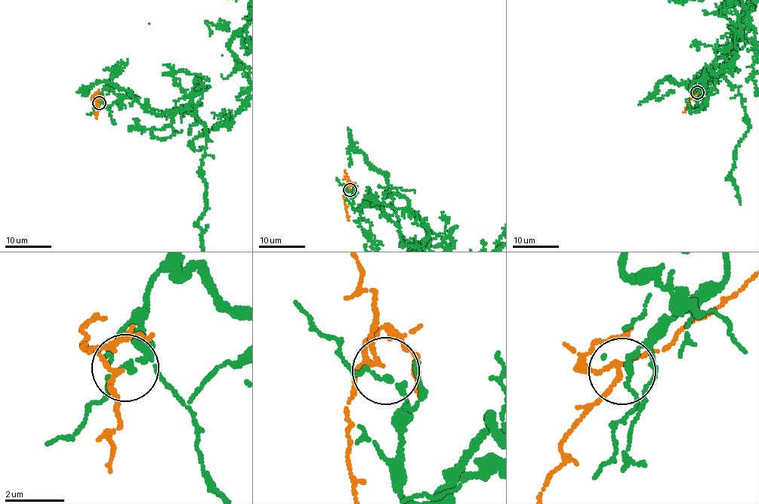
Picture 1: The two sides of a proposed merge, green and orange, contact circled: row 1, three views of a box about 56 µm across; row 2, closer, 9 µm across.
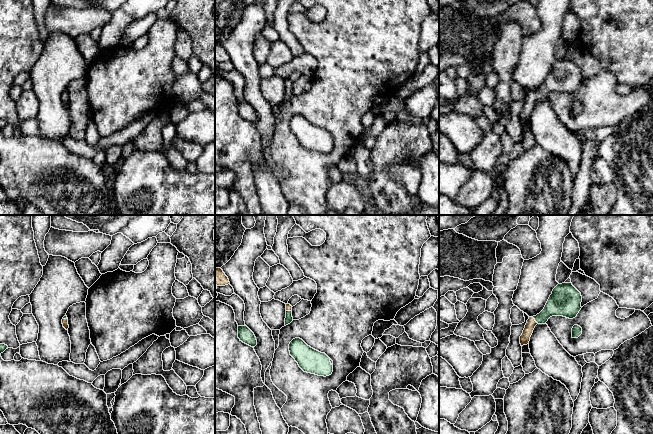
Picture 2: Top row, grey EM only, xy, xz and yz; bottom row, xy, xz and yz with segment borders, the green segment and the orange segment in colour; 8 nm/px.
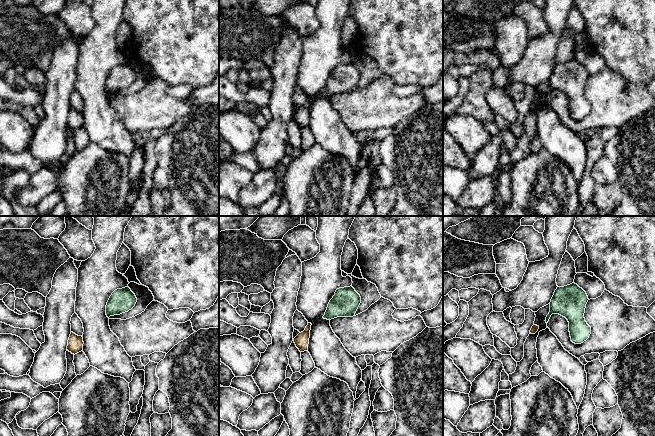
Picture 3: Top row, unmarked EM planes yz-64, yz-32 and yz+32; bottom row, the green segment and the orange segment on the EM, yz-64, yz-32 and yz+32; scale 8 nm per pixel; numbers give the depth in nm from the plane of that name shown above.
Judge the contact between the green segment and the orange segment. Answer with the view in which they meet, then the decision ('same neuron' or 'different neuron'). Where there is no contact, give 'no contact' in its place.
contact in yz; same neuron

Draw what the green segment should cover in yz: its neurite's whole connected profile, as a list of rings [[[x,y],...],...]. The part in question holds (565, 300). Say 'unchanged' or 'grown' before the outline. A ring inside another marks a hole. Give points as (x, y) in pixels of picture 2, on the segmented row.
grown | [[[572,283],[558,284],[552,291],[544,309],[536,316],[529,317],[522,335],[521,346],[527,345],[537,324],[545,324],[552,316],[563,316],[573,319],[581,310],[581,293]]]

